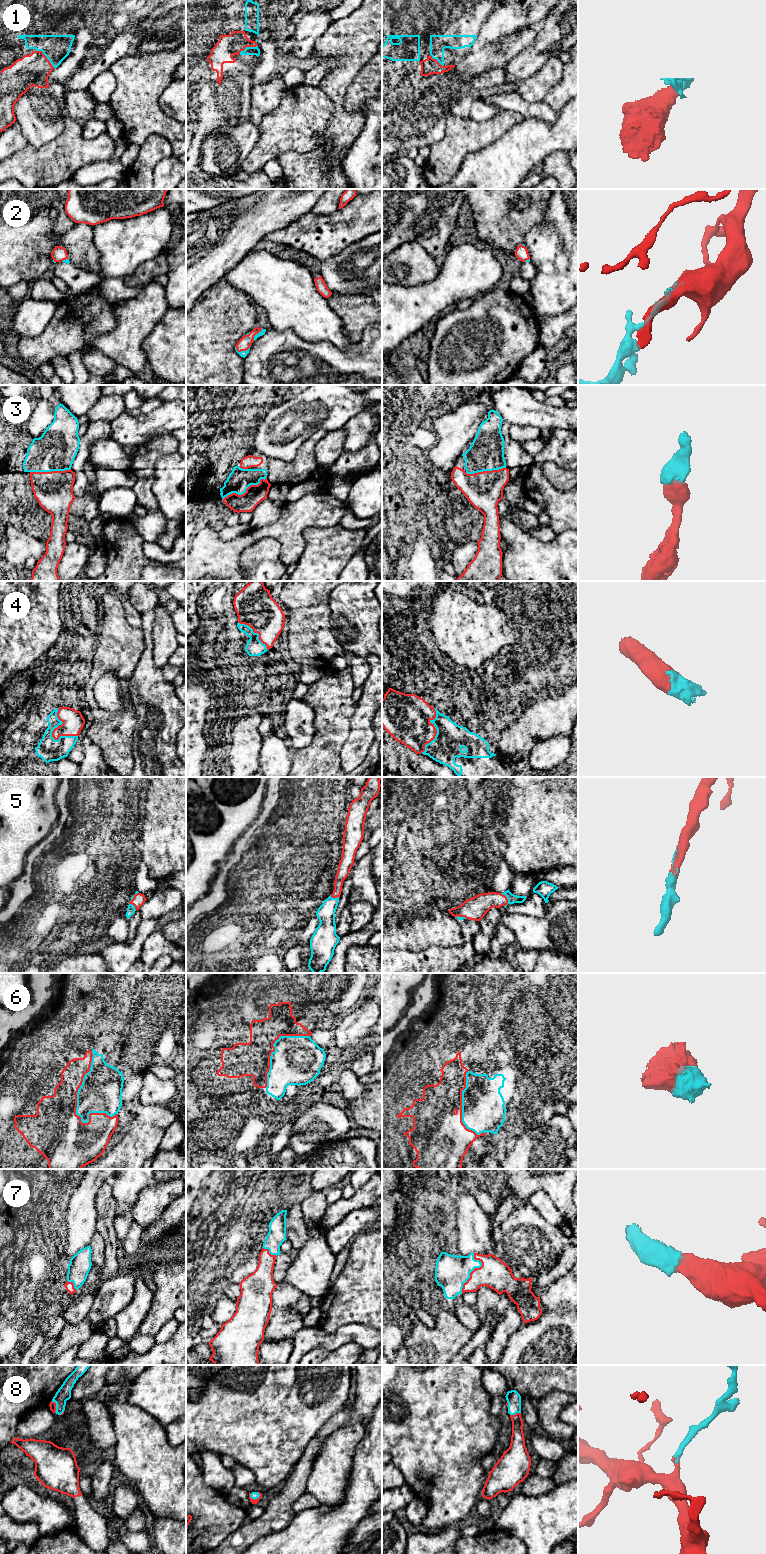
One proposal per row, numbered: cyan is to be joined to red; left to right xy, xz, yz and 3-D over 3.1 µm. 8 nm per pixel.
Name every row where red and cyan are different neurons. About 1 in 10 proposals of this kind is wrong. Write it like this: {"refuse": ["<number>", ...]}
{"refuse": []}

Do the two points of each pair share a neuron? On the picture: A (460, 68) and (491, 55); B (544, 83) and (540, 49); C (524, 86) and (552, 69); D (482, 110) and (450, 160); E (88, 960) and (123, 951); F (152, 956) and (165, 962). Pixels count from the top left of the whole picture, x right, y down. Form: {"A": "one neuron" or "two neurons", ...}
{"A": "one neuron", "B": "two neurons", "C": "one neuron", "D": "two neurons", "E": "two neurons", "F": "two neurons"}

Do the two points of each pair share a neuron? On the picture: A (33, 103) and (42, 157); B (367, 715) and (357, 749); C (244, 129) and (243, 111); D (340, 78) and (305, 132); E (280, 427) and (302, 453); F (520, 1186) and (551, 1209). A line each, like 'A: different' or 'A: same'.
A: different
B: same
C: different
D: different
E: different
F: different

